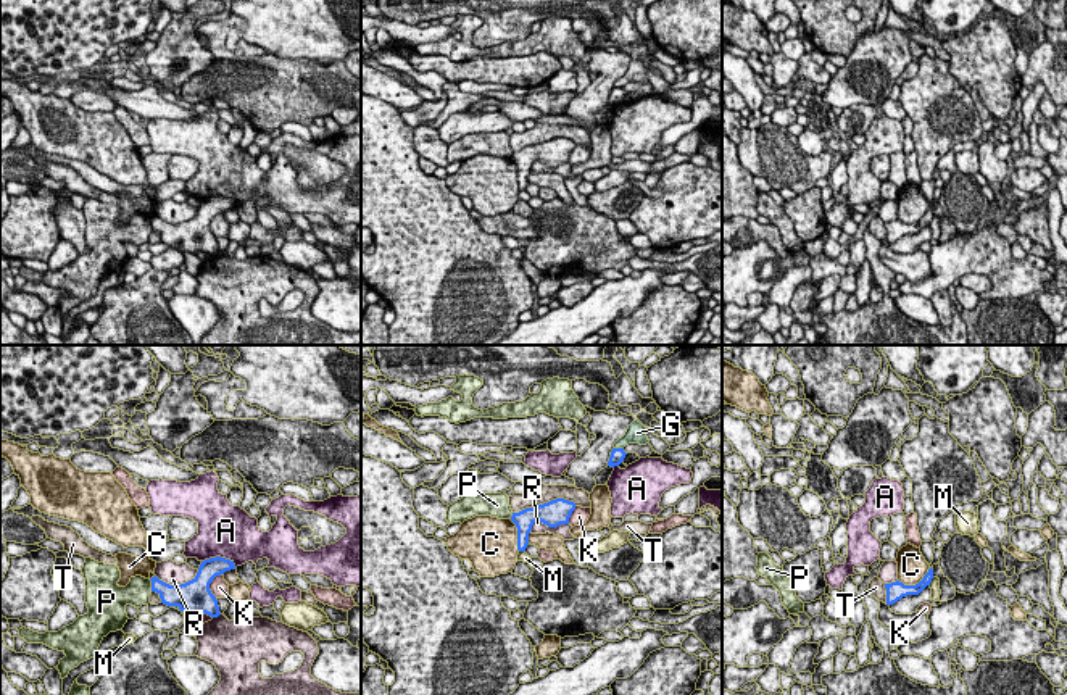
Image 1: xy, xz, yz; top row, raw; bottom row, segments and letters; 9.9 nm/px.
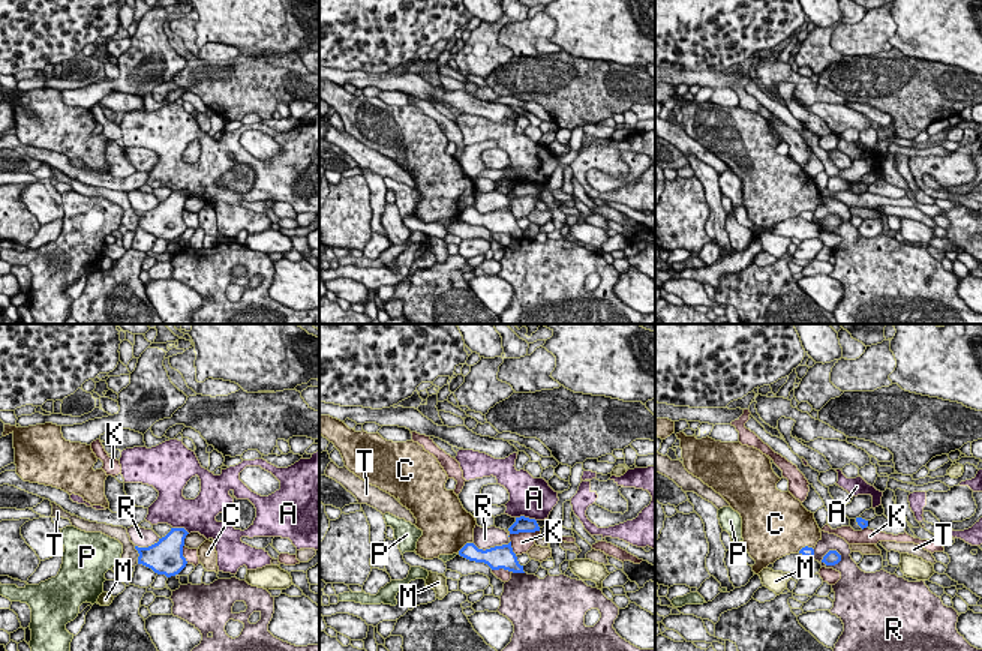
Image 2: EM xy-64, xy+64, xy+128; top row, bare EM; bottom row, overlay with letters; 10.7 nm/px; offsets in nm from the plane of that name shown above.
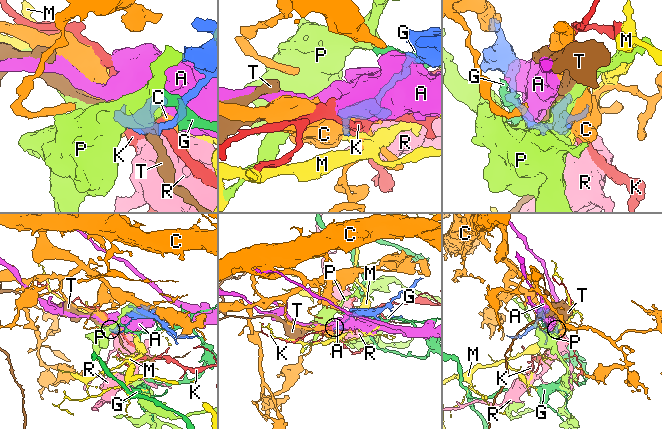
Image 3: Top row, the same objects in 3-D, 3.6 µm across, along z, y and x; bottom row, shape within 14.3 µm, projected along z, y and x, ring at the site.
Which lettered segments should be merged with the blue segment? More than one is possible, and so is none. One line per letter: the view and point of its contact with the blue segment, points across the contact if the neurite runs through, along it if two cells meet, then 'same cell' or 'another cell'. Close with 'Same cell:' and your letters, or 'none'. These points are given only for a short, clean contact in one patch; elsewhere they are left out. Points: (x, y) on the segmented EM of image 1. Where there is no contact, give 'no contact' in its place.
A: meets blue in xy at (220, 557); another cell
C: meets blue in yz at (916, 584); border along yz (930, 568), (914, 584), (898, 581); another cell
G: meets blue in xz at (619, 449); border along xz (614, 447), (622, 449); another cell
K: meets blue in xy at (210, 582); another cell
M: meets blue in yz at (930, 581); border along yz (934, 578), (929, 584); another cell
P: meets blue in xy at (152, 586); border along xy (149, 579), (152, 590); another cell
R: meets blue in xy at (178, 586); another cell
T: meets blue in xz at (543, 503); another cell
Same cell: none

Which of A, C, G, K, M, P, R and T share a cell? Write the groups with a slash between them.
A / C / G / K / M / P / R / T

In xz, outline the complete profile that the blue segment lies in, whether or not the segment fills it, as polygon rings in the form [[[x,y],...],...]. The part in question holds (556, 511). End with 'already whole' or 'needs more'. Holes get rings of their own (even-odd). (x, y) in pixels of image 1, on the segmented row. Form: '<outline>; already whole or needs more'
[[[556,498],[534,508],[525,508],[519,513],[513,513],[511,521],[517,527],[517,550],[525,551],[529,545],[529,534],[537,521],[546,524],[548,527],[569,524],[569,518],[574,510],[574,501]]]; already whole

